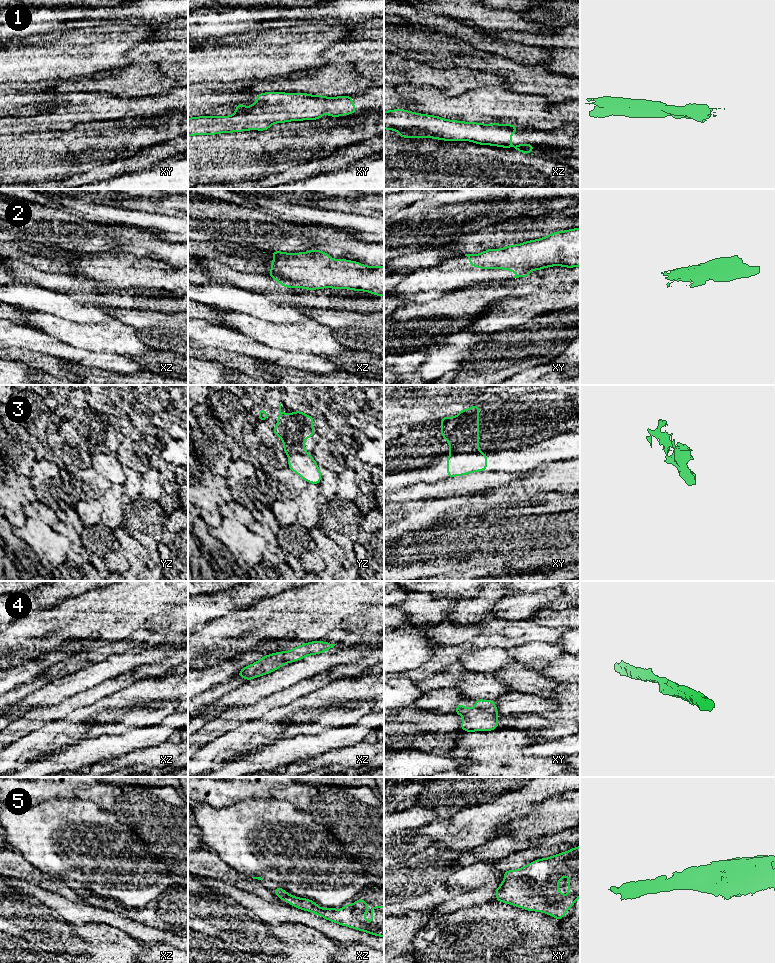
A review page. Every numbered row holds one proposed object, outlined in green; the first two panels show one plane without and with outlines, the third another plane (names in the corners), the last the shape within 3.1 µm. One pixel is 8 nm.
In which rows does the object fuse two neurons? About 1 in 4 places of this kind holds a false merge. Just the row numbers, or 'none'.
3

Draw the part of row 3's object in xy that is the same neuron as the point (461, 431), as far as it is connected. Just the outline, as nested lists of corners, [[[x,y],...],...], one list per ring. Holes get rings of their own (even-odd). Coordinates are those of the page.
[[[479,405],[453,417],[441,417],[442,438],[449,442],[449,453],[479,452]]]

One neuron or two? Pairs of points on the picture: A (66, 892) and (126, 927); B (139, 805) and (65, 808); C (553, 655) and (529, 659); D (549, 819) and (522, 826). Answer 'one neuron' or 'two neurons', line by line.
A: two neurons
B: two neurons
C: one neuron
D: one neuron

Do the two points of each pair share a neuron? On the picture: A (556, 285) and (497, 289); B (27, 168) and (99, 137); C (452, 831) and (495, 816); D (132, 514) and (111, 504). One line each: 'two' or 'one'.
A: one
B: one
C: one
D: one

